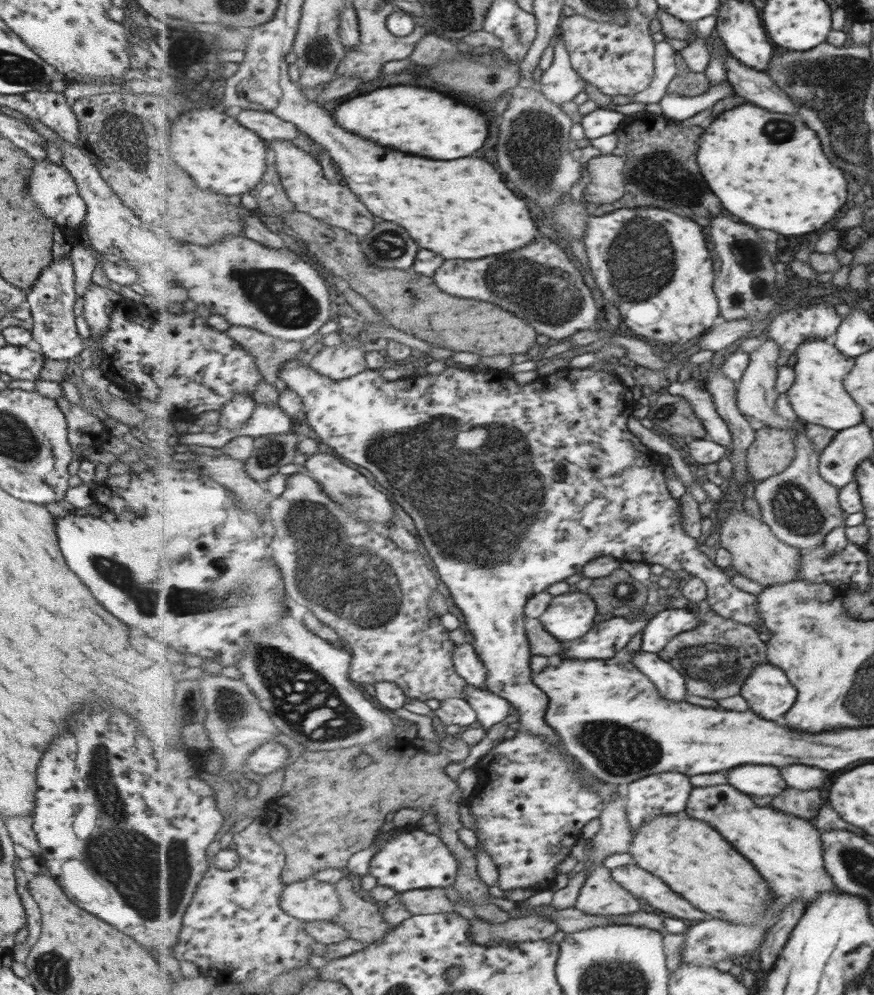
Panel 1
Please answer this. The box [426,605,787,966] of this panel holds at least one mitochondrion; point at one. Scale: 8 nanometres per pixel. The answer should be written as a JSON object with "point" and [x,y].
{"point":[619,749]}

